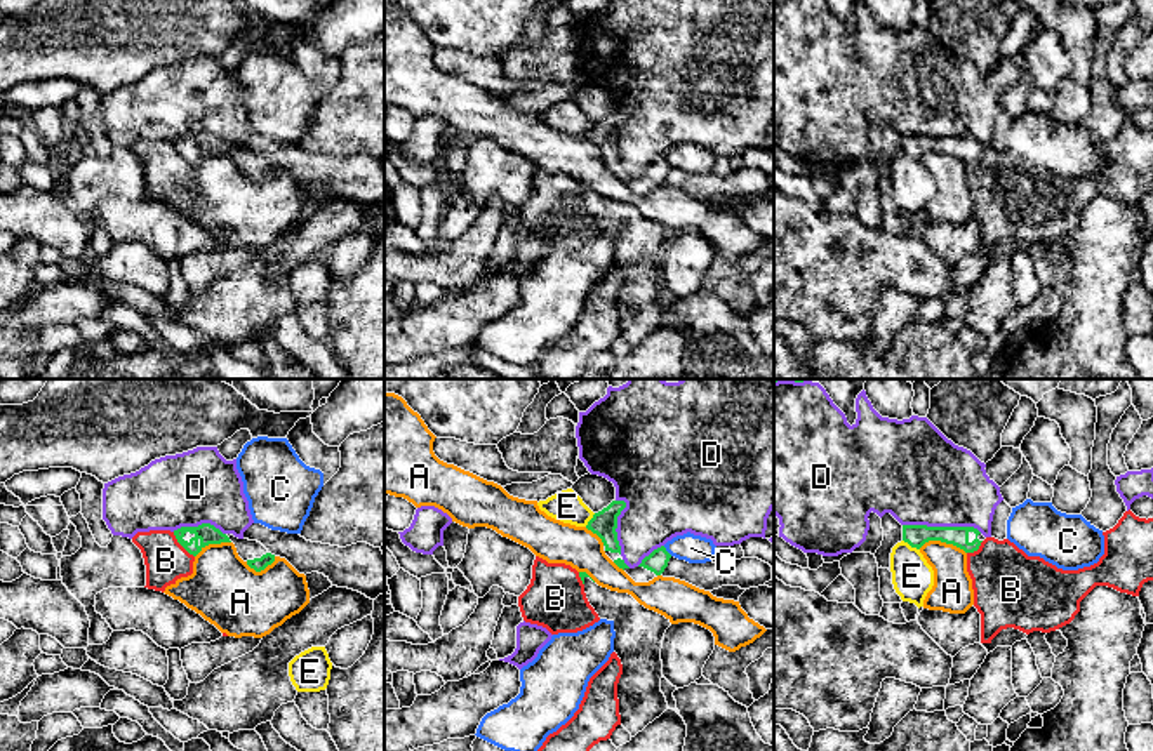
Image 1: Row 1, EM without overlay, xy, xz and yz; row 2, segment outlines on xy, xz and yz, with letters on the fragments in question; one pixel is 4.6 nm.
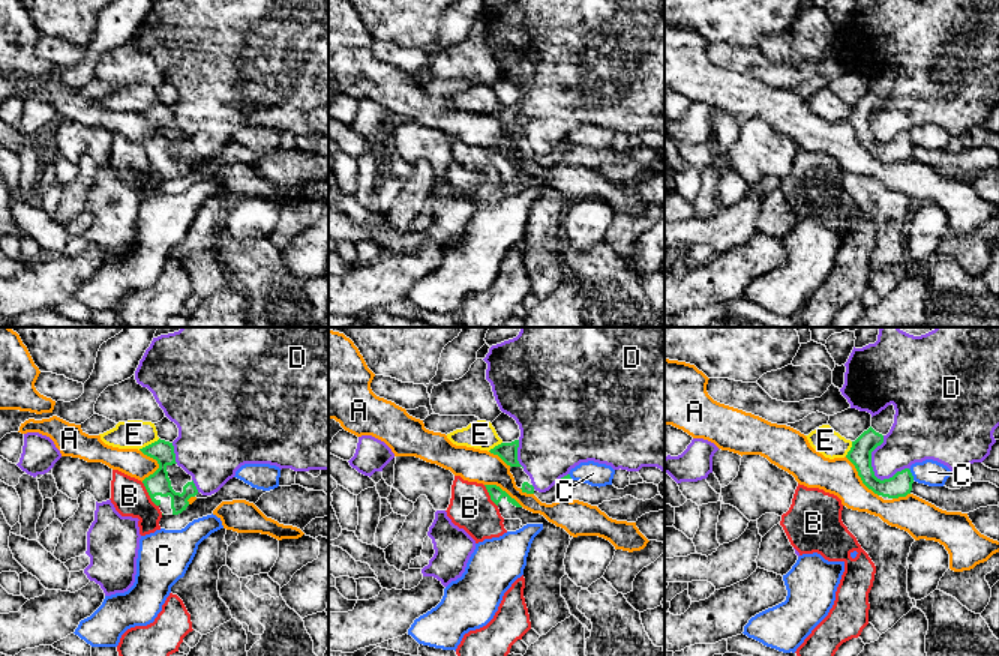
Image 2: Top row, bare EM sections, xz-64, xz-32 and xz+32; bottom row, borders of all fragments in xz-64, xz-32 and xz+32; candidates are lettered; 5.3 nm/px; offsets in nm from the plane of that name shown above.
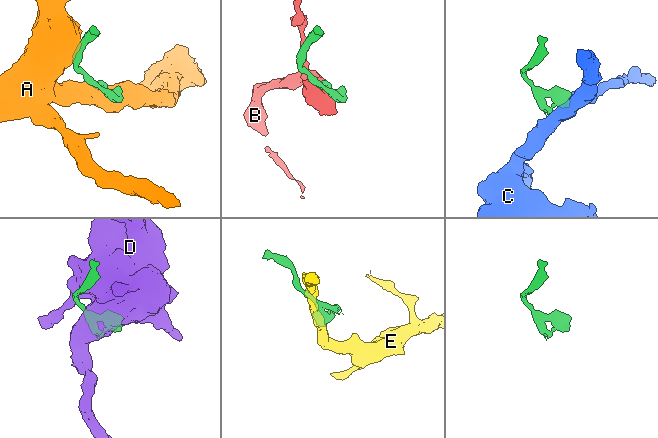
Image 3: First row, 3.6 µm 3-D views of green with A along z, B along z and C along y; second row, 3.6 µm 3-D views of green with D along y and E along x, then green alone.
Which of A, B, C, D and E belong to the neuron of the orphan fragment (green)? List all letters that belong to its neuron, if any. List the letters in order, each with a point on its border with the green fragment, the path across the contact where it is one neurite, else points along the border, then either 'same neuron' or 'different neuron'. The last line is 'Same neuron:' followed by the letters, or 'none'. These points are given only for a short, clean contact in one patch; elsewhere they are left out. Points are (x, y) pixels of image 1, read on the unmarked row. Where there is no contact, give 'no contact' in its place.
A: contact yz (943, 152); different neuron
B: contact xy (181, 155); border xy (173, 143), (193, 167); different neuron
C: contact xz (666, 162); border xz (663, 157), (672, 166); different neuron
D: contact yz (943, 138); different neuron
E: contact yz (912, 157); different neuron
Same neuron: none

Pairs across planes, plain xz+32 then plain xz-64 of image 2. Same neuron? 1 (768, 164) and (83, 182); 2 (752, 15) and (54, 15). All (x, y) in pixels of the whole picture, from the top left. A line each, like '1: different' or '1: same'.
1: different
2: same

